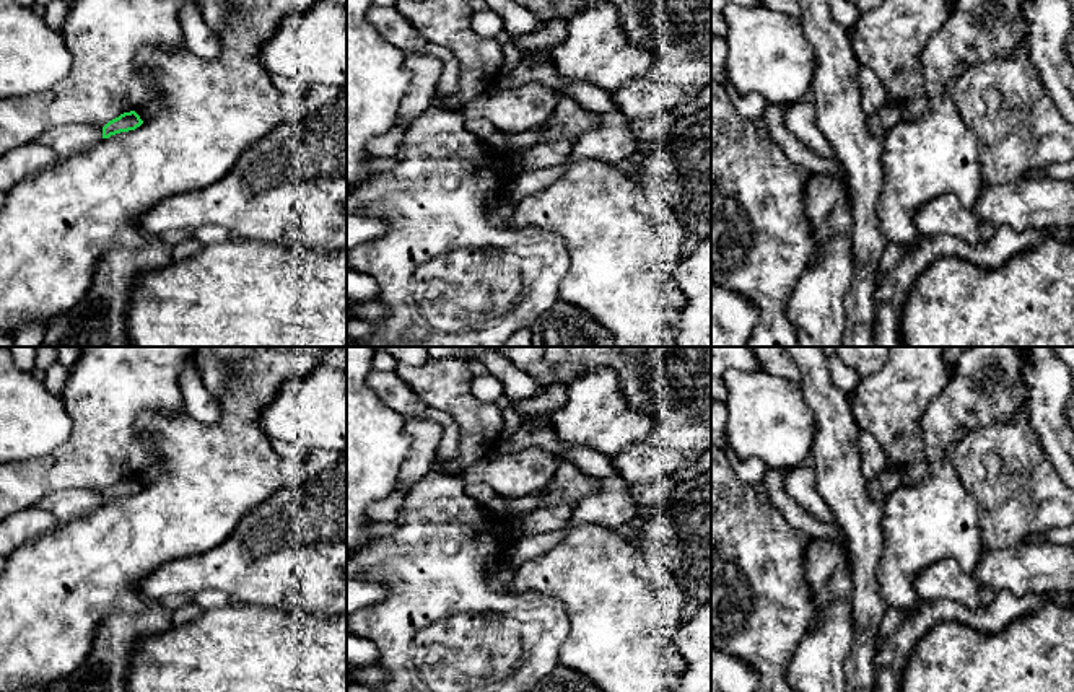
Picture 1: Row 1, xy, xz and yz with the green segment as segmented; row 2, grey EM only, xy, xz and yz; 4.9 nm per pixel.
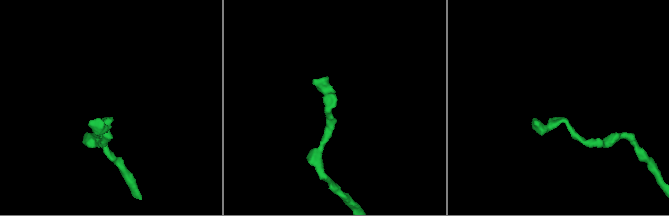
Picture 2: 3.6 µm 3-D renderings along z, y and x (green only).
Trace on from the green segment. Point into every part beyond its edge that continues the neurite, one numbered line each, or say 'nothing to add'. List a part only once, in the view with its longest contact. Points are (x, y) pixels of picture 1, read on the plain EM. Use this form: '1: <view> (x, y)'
nothing to add

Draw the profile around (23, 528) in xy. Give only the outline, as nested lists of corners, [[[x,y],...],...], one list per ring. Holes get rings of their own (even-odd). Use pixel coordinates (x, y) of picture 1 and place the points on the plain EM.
[[[39,506],[13,513],[0,523],[0,557],[10,557],[13,552],[47,536],[59,524],[50,511]]]

